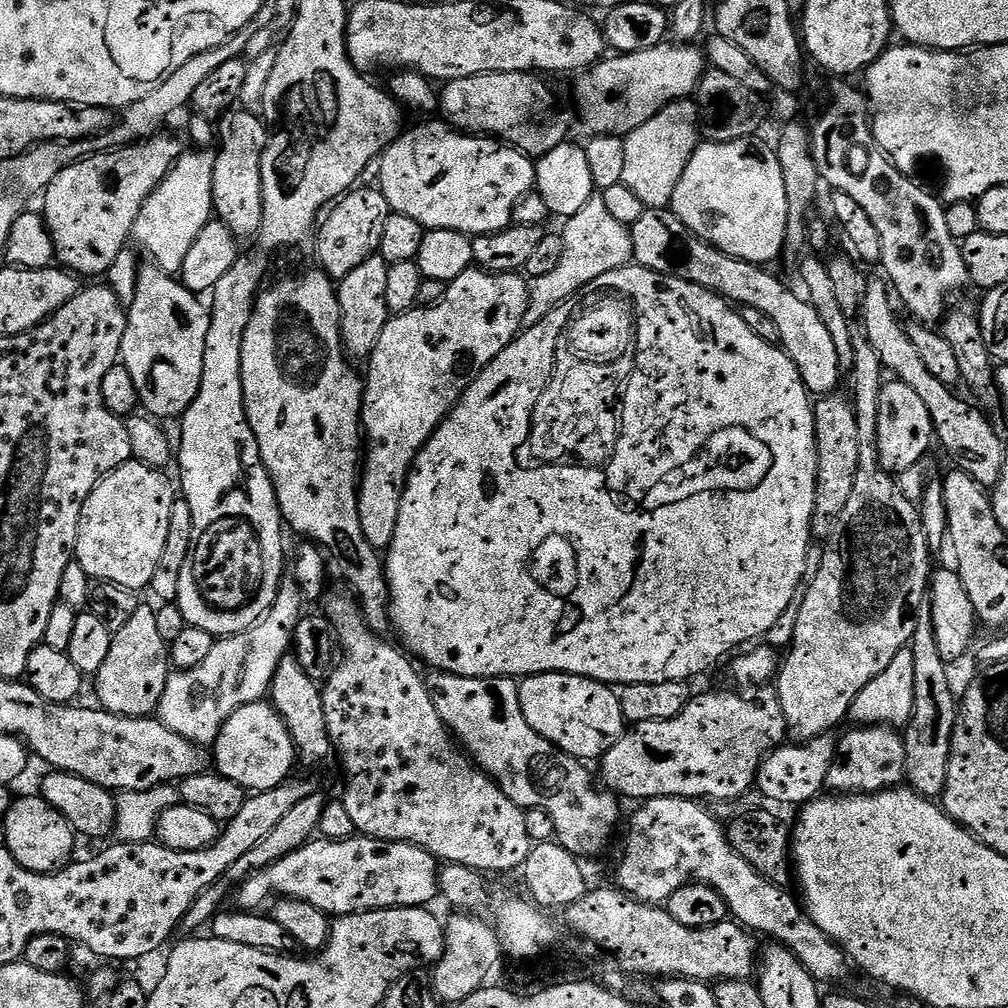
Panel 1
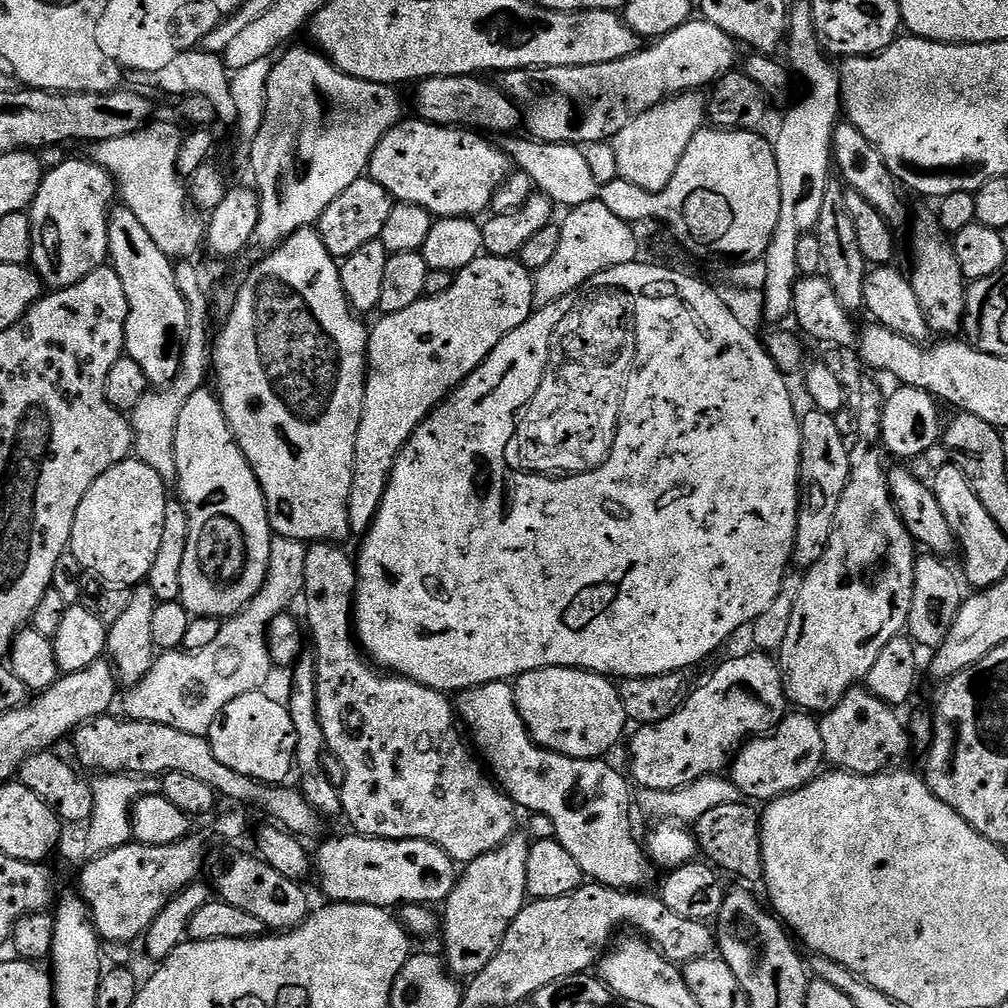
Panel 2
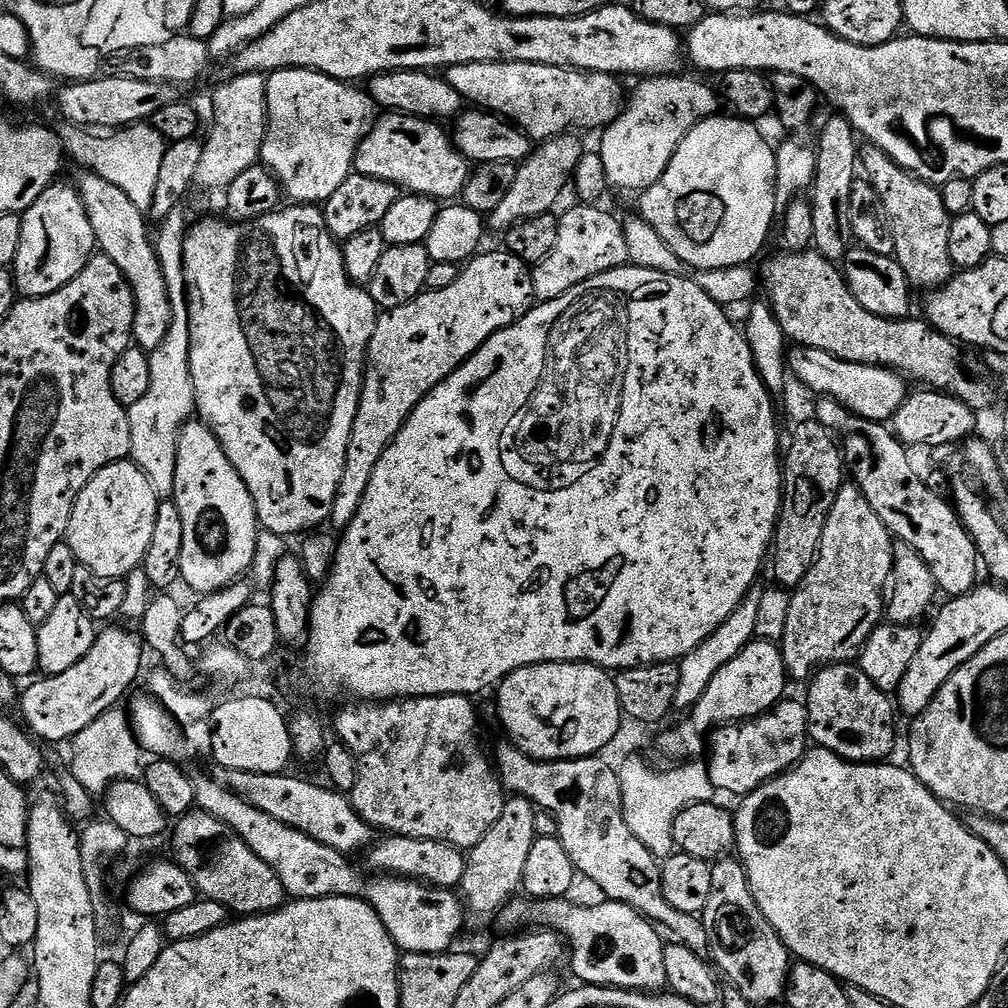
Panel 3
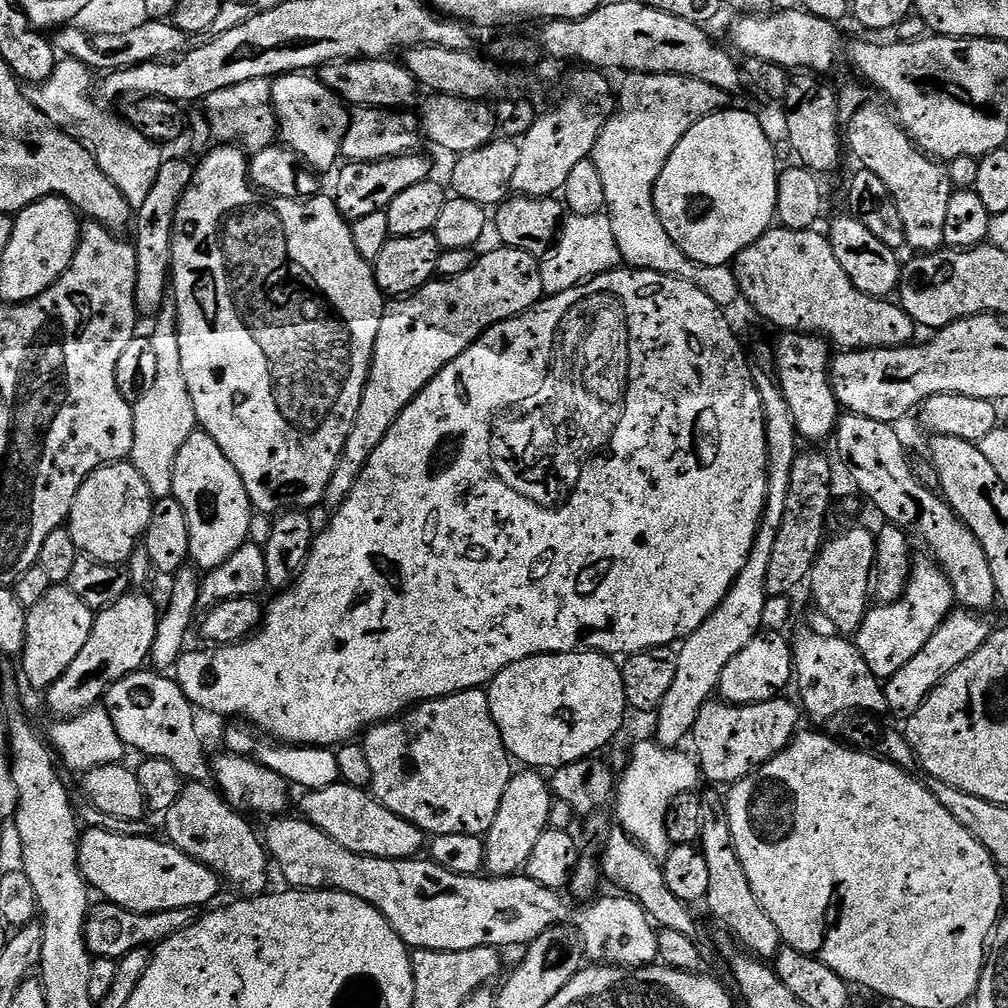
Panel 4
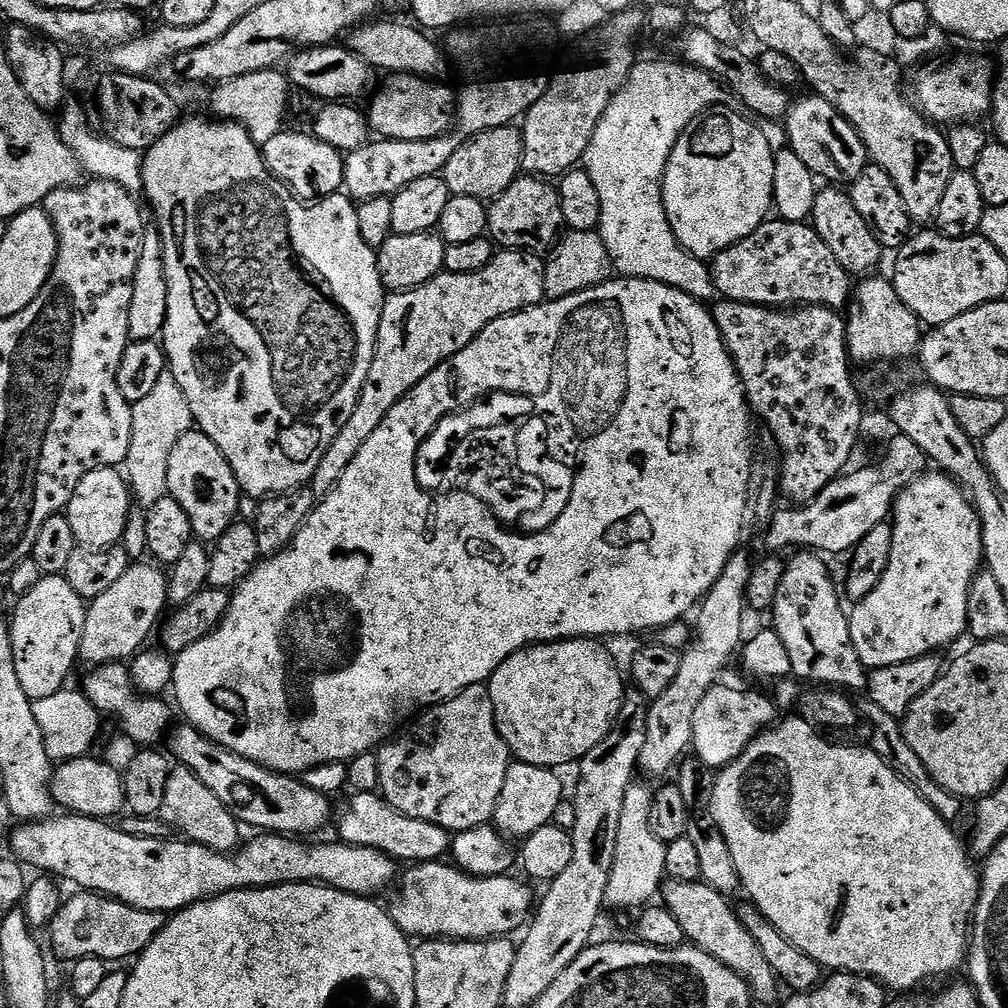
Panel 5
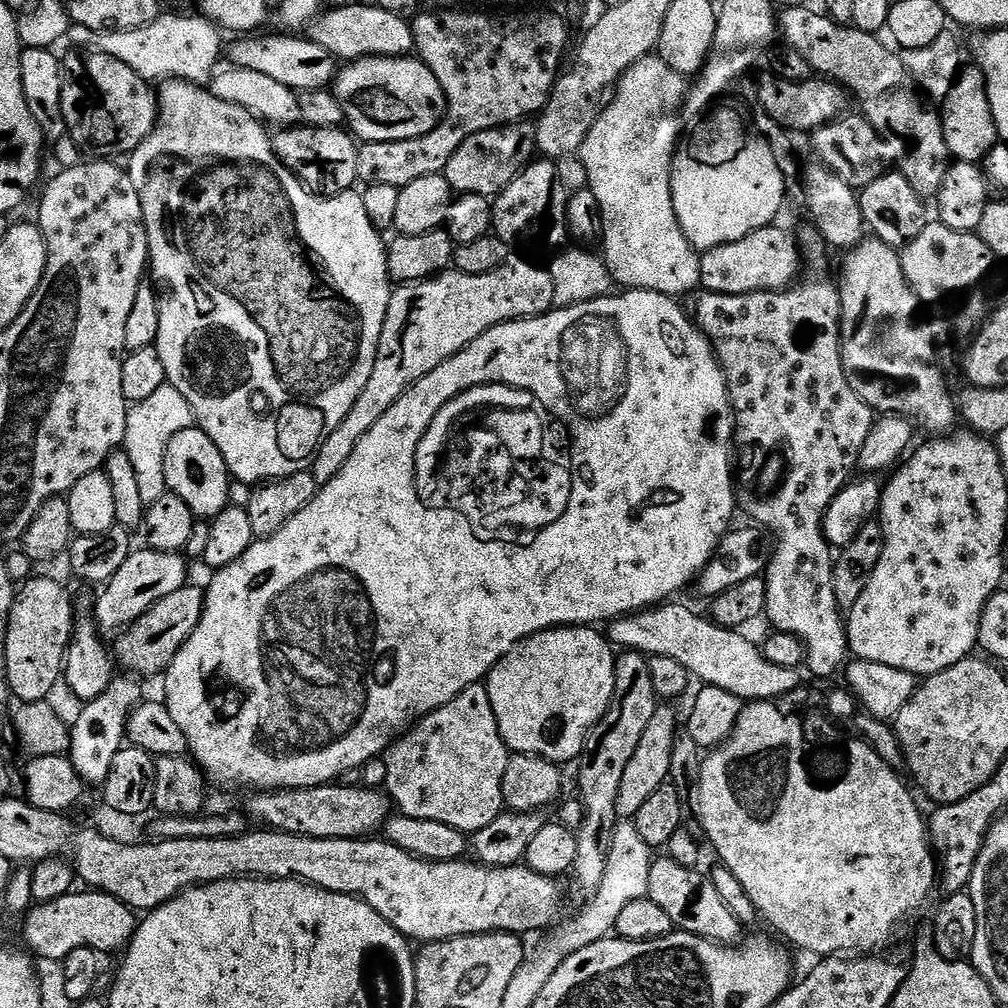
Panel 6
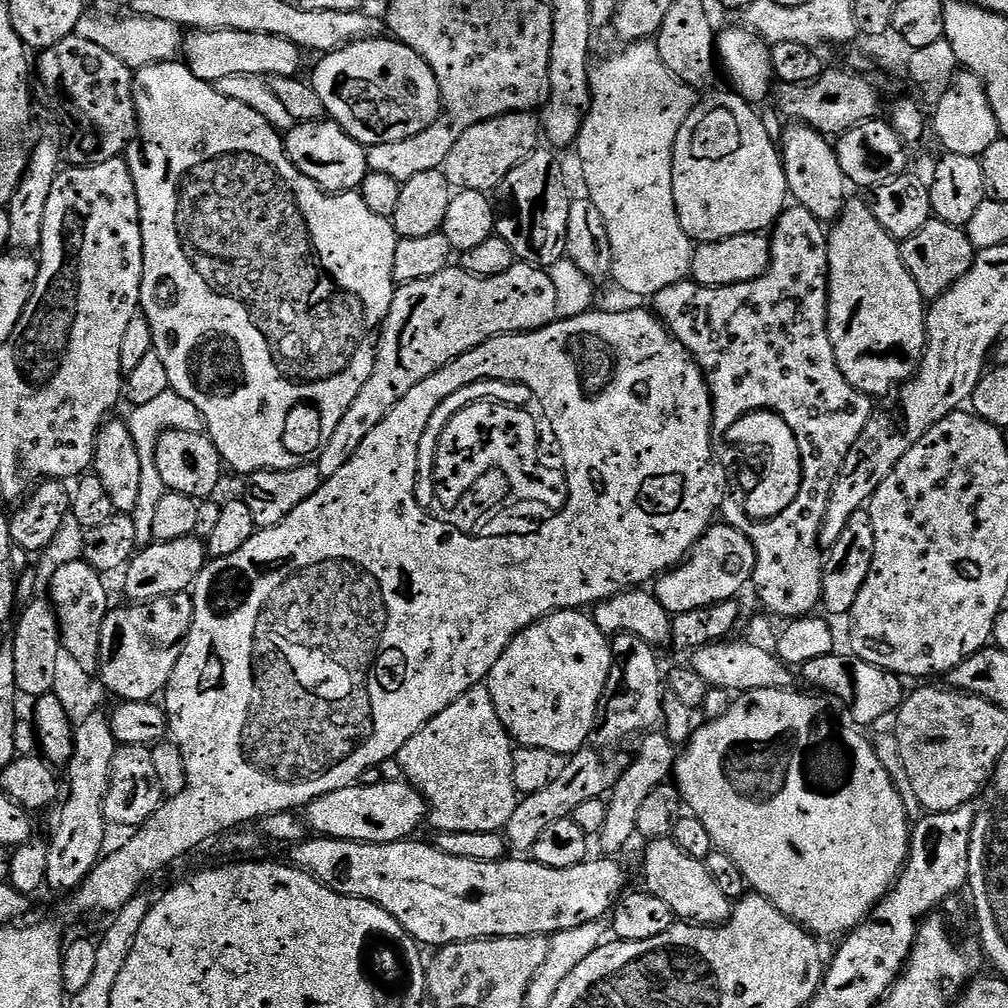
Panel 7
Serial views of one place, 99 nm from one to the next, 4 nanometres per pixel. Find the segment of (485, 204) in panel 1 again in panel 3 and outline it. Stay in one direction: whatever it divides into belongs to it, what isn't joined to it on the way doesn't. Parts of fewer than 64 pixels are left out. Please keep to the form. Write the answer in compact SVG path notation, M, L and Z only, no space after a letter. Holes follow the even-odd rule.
M385 113L359 144L353 169L357 175L389 181L417 196L431 196L437 202L455 201L468 185L470 164L441 128L439 123L417 116Z

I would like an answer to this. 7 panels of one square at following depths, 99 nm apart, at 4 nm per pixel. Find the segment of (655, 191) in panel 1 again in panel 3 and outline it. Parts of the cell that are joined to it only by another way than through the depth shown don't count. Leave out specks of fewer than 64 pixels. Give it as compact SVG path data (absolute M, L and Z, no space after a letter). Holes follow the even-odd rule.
M673 74L670 76L654 76L643 79L636 93L631 93L630 99L625 103L620 117L613 124L603 129L604 145L598 148L602 161L605 162L606 174L609 185L625 188L628 192L639 194L645 188L654 186L662 178L666 166L674 158L676 148L686 138L686 134L700 120L707 120L709 116L717 115L721 97L708 84L695 80L685 74Z

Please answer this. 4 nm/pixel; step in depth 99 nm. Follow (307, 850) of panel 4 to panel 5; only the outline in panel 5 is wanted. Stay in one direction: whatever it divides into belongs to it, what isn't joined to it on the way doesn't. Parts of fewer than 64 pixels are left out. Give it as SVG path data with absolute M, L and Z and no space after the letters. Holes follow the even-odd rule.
M448 862L418 864L407 871L405 876L403 873L400 893L390 907L390 915L409 938L494 940L511 937L511 932L529 923L532 892L522 881L512 880L511 875L477 878Z

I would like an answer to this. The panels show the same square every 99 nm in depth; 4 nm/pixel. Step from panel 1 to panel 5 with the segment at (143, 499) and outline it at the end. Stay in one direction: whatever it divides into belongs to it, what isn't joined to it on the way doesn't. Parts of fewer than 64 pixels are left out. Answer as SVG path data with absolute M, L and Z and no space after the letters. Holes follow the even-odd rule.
M99 468L80 480L78 490L66 509L79 547L103 550L117 547L123 541L127 520L134 511L134 497L127 479L118 473L116 468Z

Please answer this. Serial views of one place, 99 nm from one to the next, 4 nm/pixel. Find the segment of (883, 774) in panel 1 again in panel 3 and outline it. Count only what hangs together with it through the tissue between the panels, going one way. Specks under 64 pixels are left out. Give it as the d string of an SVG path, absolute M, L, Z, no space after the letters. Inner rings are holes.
M859 663L821 667L812 682L808 688L806 711L811 739L819 747L829 748L844 760L853 762L880 762L891 757L888 755L896 740L897 705L889 693L883 692L864 673Z

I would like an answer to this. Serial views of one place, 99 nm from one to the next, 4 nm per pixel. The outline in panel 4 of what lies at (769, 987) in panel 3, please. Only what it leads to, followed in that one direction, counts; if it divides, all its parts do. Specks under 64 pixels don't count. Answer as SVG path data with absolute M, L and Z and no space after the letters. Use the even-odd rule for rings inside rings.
M709 815L705 819L698 847L706 858L706 870L710 874L710 890L706 897L706 905L708 904L709 910L712 911L713 918L737 940L735 943L743 951L761 958L775 957L782 947L778 926L770 922L770 914L762 910L758 898L754 898L754 890L750 890L746 870L742 870L742 862L734 846L732 831L723 815Z

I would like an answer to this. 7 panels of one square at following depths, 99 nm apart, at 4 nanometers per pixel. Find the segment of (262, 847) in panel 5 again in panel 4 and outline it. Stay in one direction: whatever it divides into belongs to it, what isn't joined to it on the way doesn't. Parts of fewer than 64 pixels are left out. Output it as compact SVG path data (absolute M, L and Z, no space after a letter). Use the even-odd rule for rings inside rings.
M88 828L79 837L78 862L80 872L93 893L101 892L103 899L109 904L116 904L128 912L165 912L179 908L203 909L222 889L222 881L215 872L210 871L202 862L190 858L182 850L178 850L171 842L163 839L151 840L148 836L123 836L117 830L107 828Z

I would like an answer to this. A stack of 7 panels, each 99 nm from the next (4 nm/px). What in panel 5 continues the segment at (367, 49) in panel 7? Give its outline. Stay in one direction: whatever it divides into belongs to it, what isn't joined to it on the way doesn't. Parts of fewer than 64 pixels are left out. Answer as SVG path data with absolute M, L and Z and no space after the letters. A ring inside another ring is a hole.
M399 74L393 75L391 77L392 80L388 85L385 86L384 89L381 90L380 93L377 94L376 97L372 100L372 105L369 108L366 108L366 115L369 125L374 129L375 135L377 137L383 138L385 140L436 140L442 135L445 135L449 131L448 127L453 127L454 117L456 115L456 110L458 107L458 96L455 91L451 92L450 89L447 88L447 83L444 82L433 82L431 80L421 80L418 76L402 76Z

